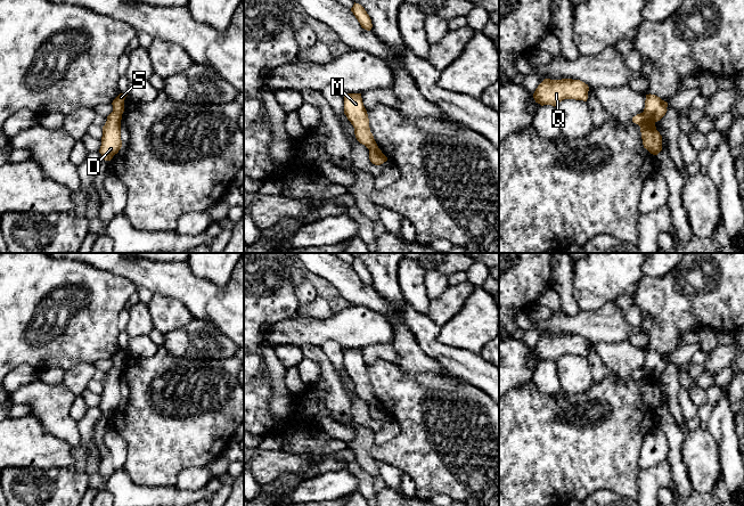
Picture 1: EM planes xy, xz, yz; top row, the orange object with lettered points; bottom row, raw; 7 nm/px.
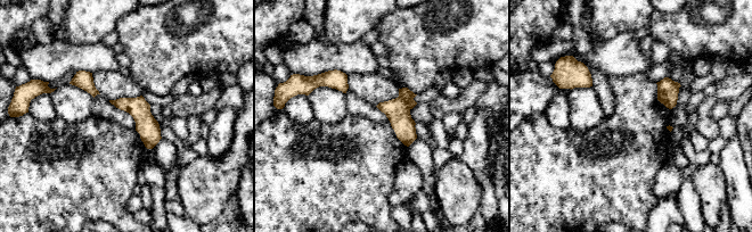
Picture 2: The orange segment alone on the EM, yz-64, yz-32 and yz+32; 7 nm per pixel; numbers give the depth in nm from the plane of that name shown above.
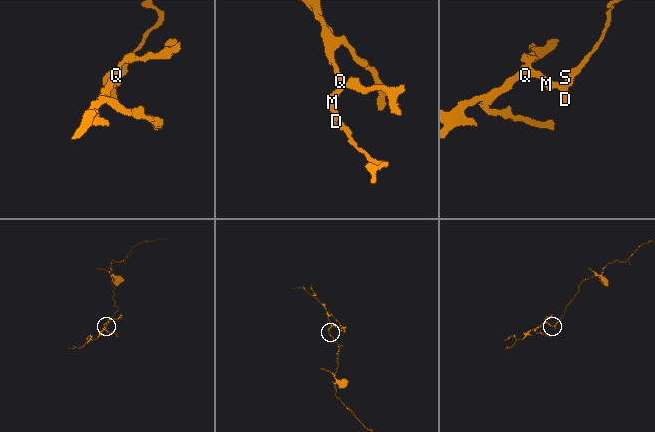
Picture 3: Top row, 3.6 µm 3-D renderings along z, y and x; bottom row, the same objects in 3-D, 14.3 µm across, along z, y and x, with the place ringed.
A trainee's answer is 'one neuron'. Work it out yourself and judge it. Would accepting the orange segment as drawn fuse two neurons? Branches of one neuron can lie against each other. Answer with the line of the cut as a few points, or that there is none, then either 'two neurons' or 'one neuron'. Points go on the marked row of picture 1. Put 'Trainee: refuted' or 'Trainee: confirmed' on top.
Trainee: refuted
cut yz (644, 109), (654, 122); two neurons

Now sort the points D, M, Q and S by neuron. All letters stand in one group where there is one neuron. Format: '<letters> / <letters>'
D M Q / S

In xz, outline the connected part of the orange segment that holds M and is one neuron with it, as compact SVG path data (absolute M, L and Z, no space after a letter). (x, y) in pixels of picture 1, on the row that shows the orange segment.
M361 93L344 95L344 114L354 128L357 140L368 149L376 146L373 133L369 128L369 119L363 106Z

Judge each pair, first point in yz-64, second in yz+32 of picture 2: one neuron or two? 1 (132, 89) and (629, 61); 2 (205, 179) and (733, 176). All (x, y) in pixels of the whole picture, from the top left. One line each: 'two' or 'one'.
1: two
2: two

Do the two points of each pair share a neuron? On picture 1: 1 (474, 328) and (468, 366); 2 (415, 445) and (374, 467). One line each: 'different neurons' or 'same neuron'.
1: different neurons
2: different neurons

